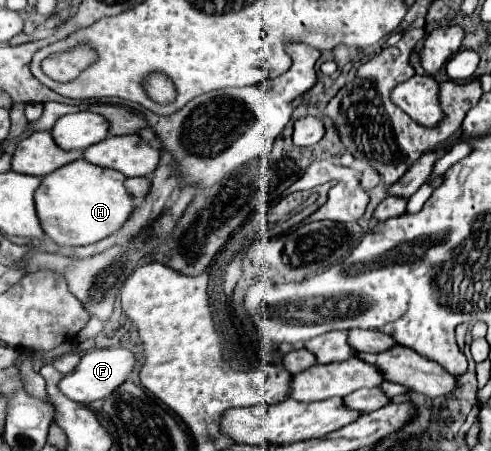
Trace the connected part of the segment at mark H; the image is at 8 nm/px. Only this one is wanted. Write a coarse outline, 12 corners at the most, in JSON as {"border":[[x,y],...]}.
{"border":[[84,158],[42,176],[44,234],[76,248],[134,210],[124,174]]}

